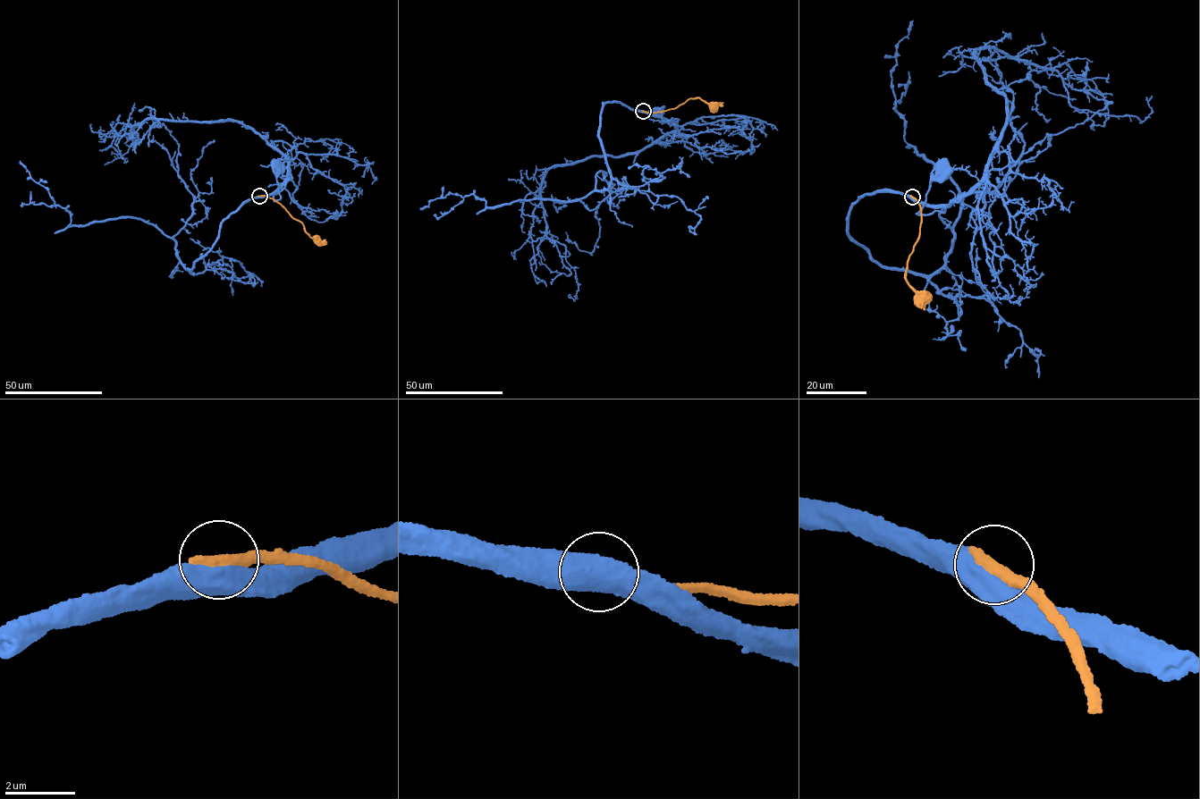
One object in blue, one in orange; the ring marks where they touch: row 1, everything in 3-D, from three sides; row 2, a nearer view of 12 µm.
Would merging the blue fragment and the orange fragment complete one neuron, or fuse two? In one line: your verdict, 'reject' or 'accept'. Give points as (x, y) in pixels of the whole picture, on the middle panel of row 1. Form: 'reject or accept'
reject

